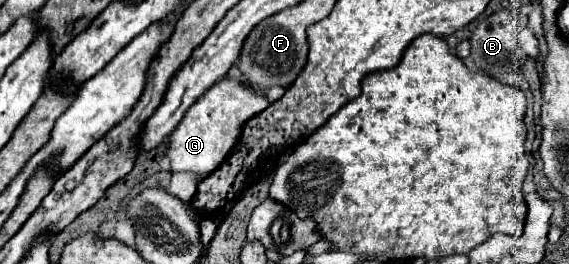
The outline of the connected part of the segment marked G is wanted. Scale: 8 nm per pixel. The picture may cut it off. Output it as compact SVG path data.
M223 78L215 82L183 116L179 126L171 132L165 156L171 162L171 172L193 172L197 176L211 174L235 146L241 126L269 106L267 98L247 86Z

